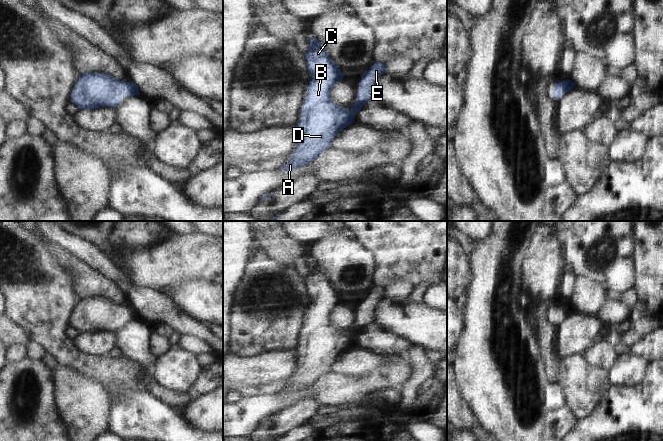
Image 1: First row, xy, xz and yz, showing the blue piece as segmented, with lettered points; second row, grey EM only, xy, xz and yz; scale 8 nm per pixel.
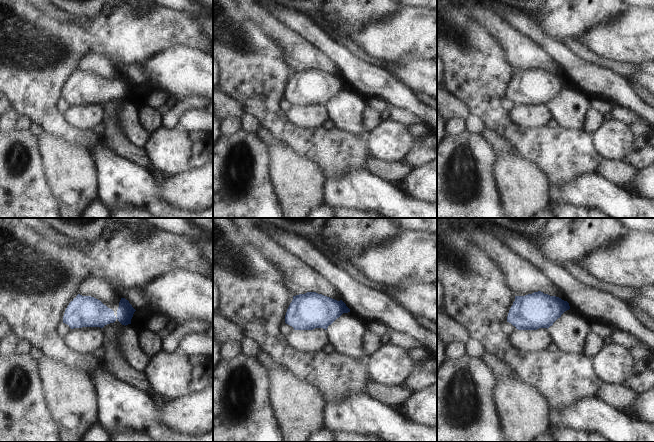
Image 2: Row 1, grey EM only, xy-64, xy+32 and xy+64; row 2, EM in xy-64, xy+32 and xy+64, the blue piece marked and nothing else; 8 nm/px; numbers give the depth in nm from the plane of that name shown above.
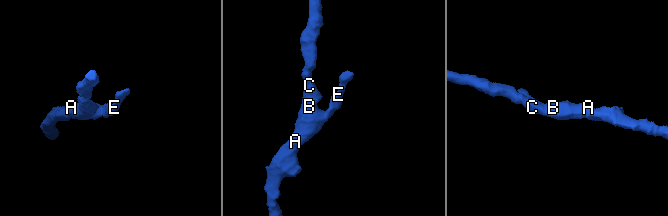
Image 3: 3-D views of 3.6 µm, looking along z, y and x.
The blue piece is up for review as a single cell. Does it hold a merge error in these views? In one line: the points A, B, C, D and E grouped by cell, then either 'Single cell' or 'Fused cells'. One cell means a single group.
Groups: A B C D E. Single cell.

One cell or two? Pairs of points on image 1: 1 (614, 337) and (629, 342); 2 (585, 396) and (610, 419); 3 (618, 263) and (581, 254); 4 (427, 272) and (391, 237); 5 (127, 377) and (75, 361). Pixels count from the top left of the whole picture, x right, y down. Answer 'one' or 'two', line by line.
1: two
2: two
3: one
4: one
5: one

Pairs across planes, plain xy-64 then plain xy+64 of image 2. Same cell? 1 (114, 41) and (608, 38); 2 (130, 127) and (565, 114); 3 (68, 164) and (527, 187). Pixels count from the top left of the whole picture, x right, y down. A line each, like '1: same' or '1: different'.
1: same
2: same
3: same

